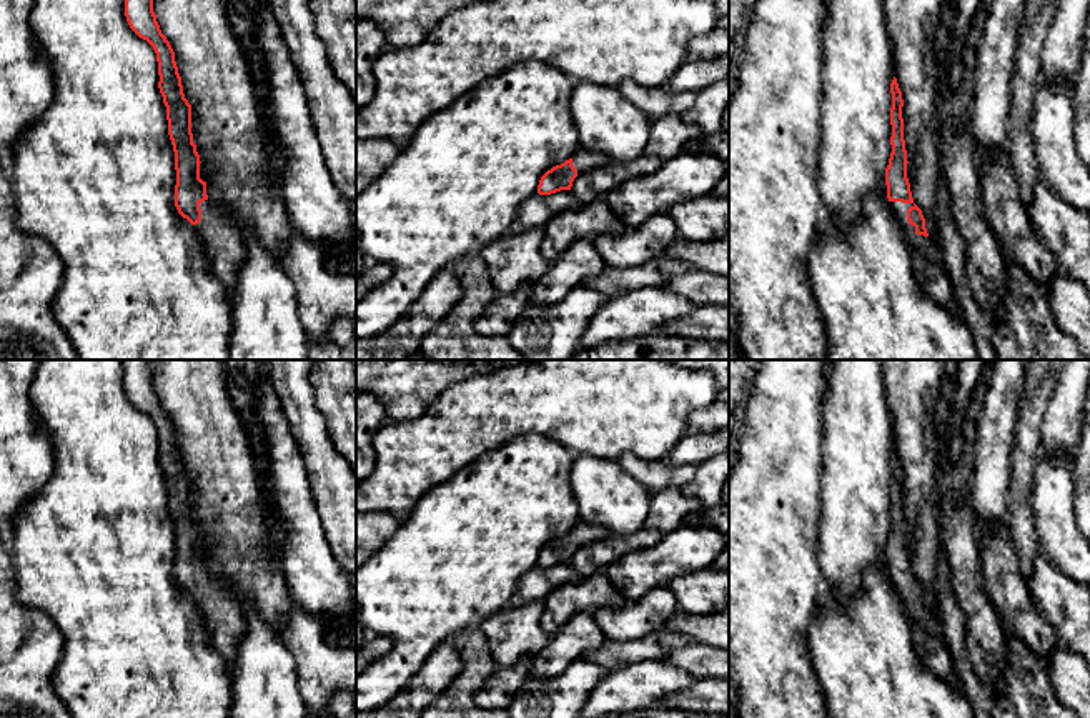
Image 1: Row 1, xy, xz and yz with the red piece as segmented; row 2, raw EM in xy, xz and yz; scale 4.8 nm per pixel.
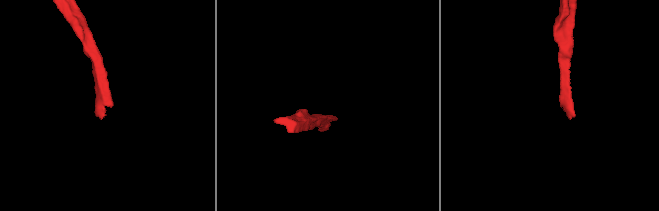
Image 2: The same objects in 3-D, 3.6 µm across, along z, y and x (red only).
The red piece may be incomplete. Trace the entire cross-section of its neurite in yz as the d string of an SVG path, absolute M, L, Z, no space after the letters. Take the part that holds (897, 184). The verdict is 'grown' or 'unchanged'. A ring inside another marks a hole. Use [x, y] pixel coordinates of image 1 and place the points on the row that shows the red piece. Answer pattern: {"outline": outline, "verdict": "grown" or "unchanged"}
{"outline": "M897 78L890 83L892 108L892 153L885 168L887 198L897 220L905 230L912 252L914 272L920 288L937 300L949 312L959 313L959 302L952 292L952 282L937 240L932 240L925 228L922 210L914 203L910 183L907 178L907 150L904 140L902 92Z", "verdict": "grown"}

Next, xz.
{"outline": "M579 148L569 160L547 170L538 185L539 195L551 195L561 190L571 190L577 175L609 165L604 155L592 155Z", "verdict": "grown"}

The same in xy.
{"outline": "M125 0L125 17L130 28L156 53L158 88L166 107L168 135L175 152L175 207L196 227L213 273L231 293L245 258L245 232L226 207L208 200L206 182L200 178L200 155L193 143L191 105L183 93L175 52L156 22L153 0Z", "verdict": "grown"}

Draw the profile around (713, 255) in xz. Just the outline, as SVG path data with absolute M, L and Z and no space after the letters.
M677 237L662 253L664 258L682 260L694 268L729 277L729 238L689 242Z

